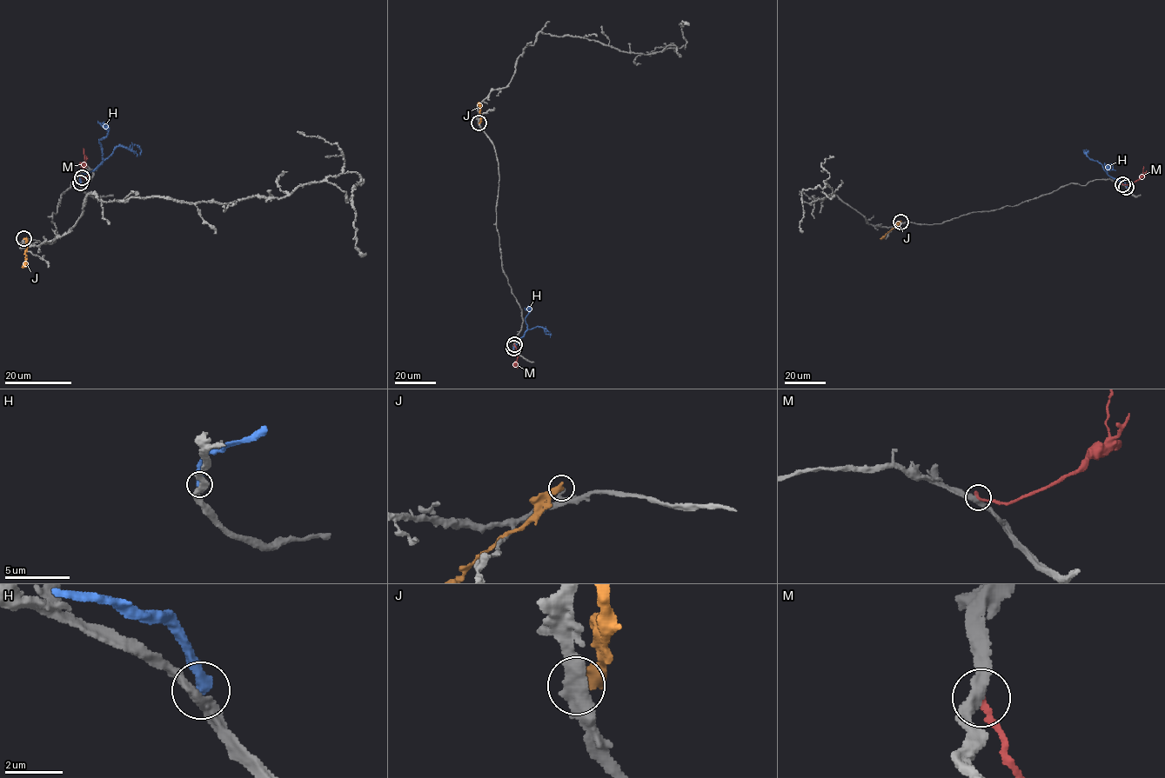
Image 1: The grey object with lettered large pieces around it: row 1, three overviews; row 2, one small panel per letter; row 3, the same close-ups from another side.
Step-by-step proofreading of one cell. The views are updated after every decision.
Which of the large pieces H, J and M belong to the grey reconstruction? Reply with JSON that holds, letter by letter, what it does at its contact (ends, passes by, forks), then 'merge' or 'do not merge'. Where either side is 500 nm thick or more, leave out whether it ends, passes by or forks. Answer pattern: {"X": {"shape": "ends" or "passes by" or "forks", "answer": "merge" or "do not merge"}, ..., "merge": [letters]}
{"H": {"shape": "ends", "answer": "do not merge"}, "J": {"shape": "ends", "answer": "do not merge"}, "M": {"shape": "ends", "answer": "do not merge"}, "merge": []}

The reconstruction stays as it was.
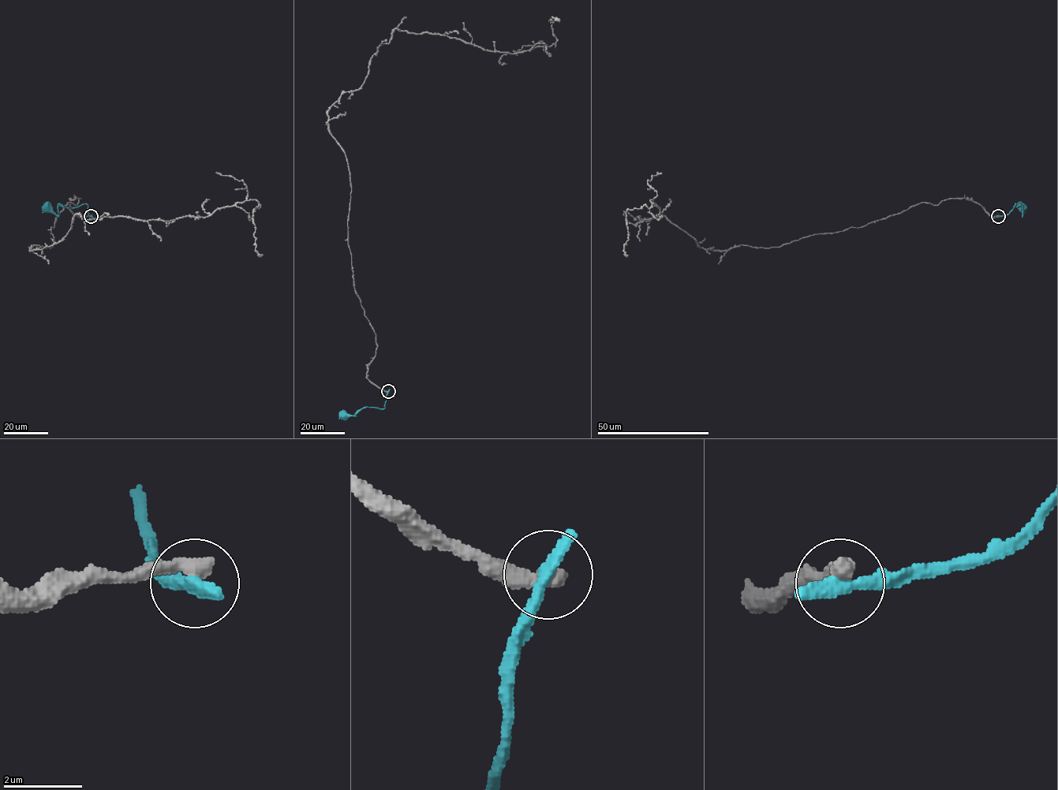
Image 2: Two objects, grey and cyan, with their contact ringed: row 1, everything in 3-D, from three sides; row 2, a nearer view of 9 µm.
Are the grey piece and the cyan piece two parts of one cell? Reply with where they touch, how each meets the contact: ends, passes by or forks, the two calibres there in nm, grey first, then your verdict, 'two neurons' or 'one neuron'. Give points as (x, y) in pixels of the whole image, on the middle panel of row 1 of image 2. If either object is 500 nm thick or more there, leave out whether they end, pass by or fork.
place (388, 391); grey ends; cyan passes by; calibres 480 and 320 nm; two neurons

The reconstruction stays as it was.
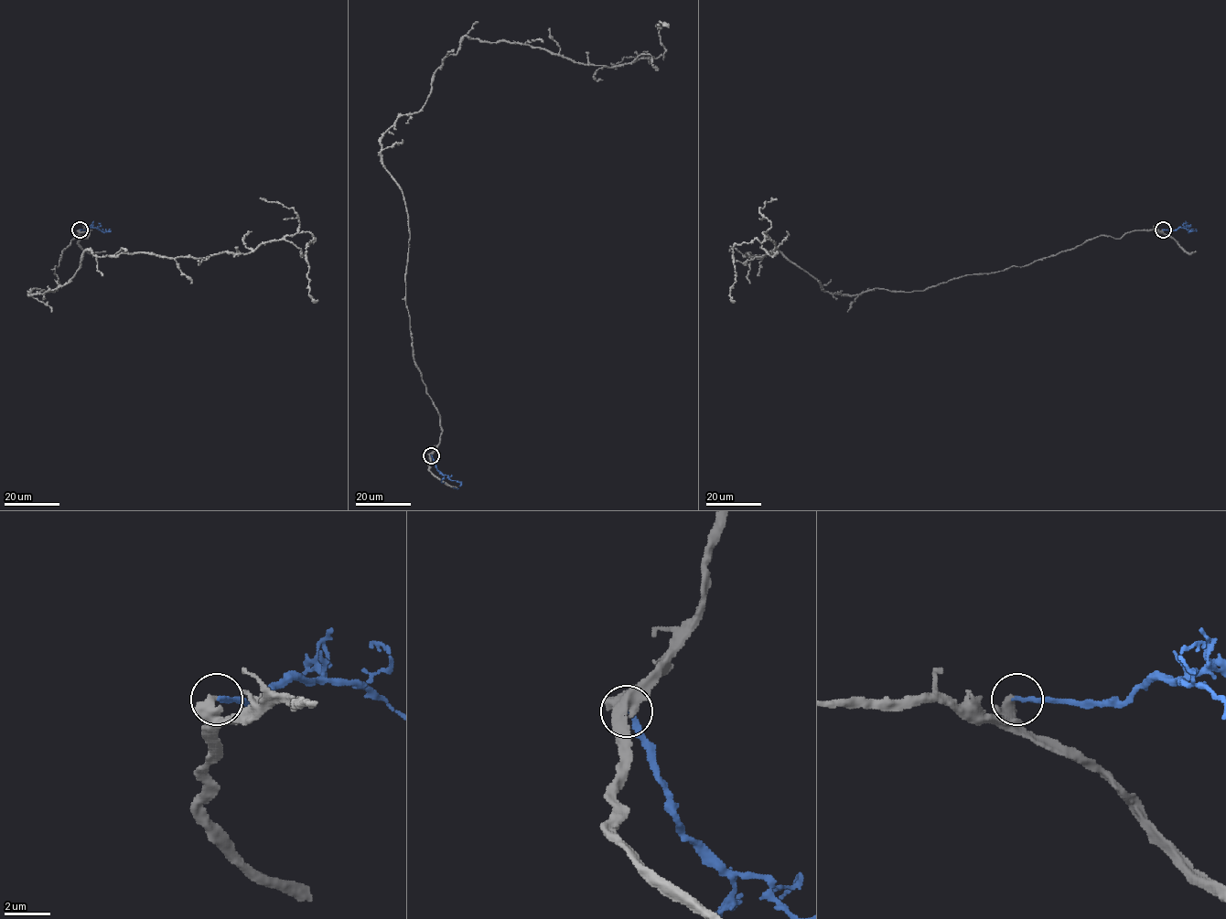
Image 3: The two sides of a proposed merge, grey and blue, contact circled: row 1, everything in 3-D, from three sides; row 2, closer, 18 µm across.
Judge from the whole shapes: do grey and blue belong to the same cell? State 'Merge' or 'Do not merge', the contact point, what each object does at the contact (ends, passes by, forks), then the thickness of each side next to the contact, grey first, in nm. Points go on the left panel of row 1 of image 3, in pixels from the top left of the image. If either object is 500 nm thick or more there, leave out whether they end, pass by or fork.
Merge. Place: (80, 229). Thickness 550 nm (grey) against 240 nm

